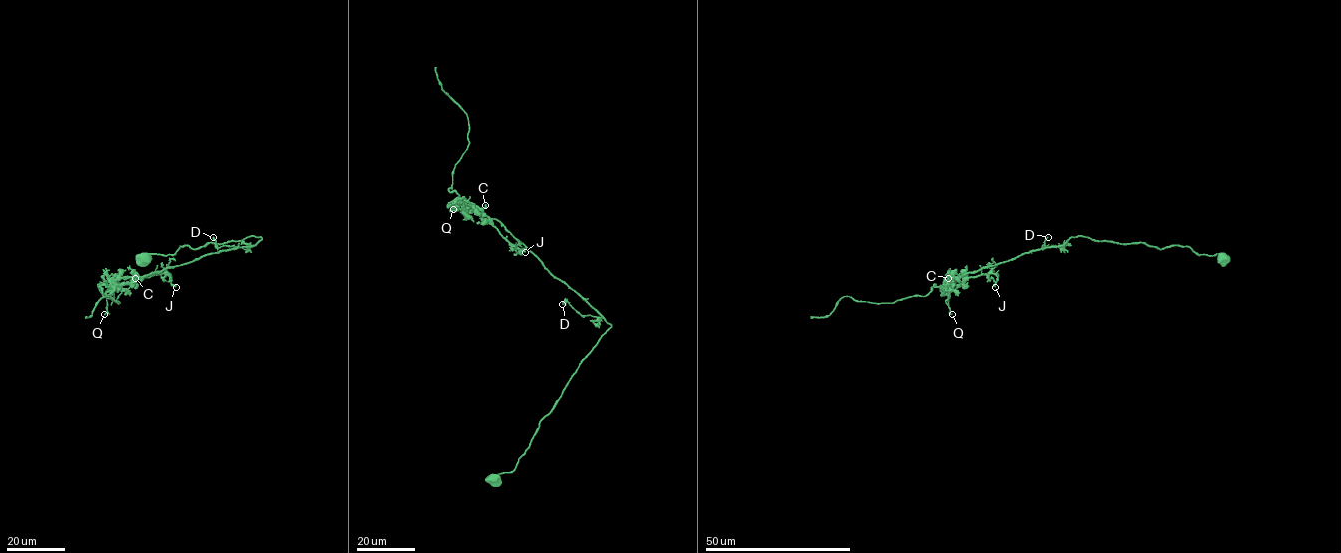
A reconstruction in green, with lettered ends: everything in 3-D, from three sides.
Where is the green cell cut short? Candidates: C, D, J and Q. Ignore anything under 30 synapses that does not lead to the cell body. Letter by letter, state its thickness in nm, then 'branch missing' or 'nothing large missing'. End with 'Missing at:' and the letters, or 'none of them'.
C: calibre 240 nm; nothing large missing
D: calibre 280 nm; nothing large missing
J: calibre 160 nm; nothing large missing
Q: calibre 240 nm; nothing large missing
Missing at: none of them

